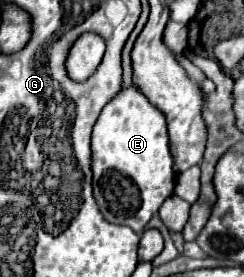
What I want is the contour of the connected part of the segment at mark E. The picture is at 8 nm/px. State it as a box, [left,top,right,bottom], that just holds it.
[91,86,175,234]

